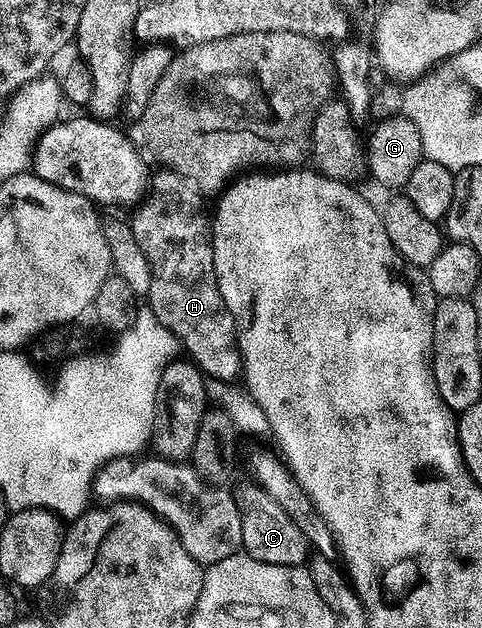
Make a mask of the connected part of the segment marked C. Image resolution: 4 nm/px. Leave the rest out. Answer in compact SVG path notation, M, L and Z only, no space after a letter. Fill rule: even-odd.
M257 483L242 485L233 490L234 502L240 511L242 549L260 563L305 566L310 553L310 541L306 533L294 522L294 517L277 501L275 494Z

